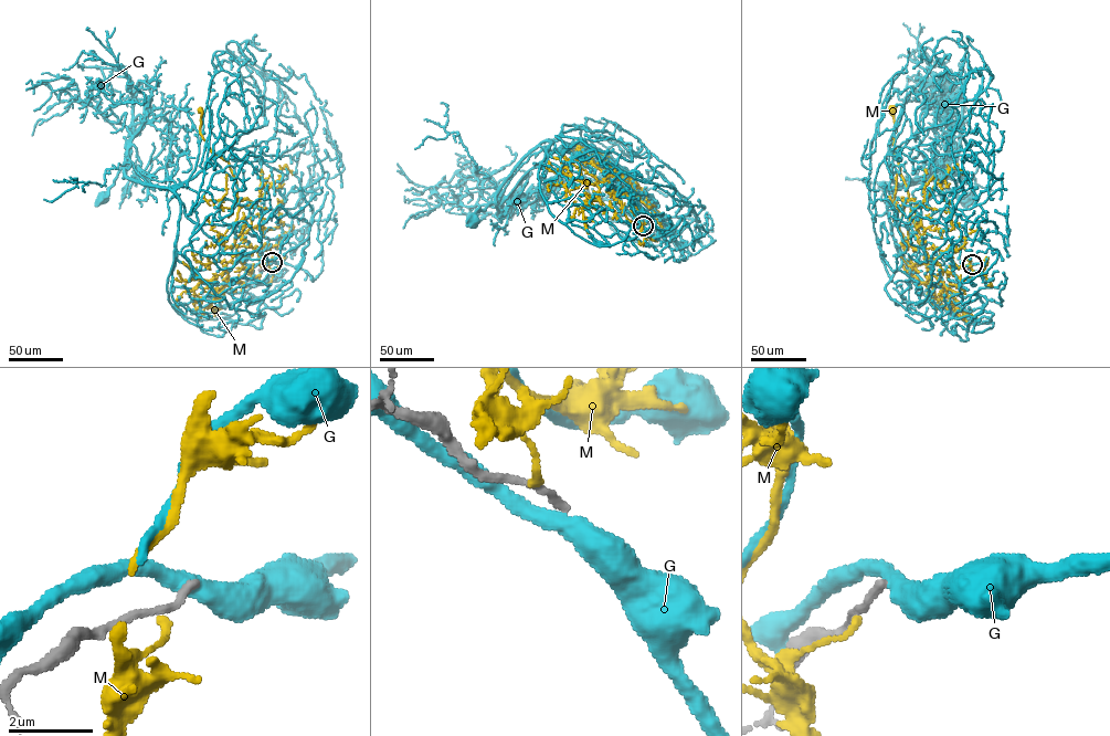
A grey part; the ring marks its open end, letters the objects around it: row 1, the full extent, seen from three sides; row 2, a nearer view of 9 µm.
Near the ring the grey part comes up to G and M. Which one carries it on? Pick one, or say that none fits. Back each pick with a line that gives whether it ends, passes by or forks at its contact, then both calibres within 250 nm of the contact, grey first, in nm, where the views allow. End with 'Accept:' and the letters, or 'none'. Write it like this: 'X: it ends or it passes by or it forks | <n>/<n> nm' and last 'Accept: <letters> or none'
Accept: none

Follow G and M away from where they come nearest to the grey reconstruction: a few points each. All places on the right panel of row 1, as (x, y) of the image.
G: (972, 264), (947, 266), (921, 254), (902, 237), (886, 191), (934, 178), (948, 167), (955, 192), (966, 199)
M: (972, 264), (959, 267), (944, 251), (922, 246), (909, 225), (910, 203), (894, 151), (896, 126), (892, 108)

